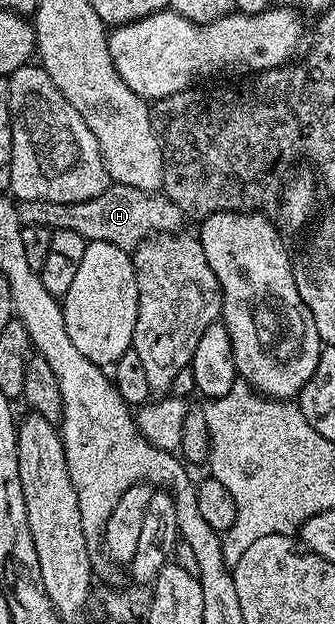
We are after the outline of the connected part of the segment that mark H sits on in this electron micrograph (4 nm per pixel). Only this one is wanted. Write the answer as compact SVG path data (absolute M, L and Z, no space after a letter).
M109 185L98 196L81 202L58 204L54 200L26 200L17 205L20 221L26 226L44 226L46 229L78 232L84 241L105 242L118 248L134 252L143 242L157 234L171 234L179 231L184 215L162 192L149 192L129 186Z

